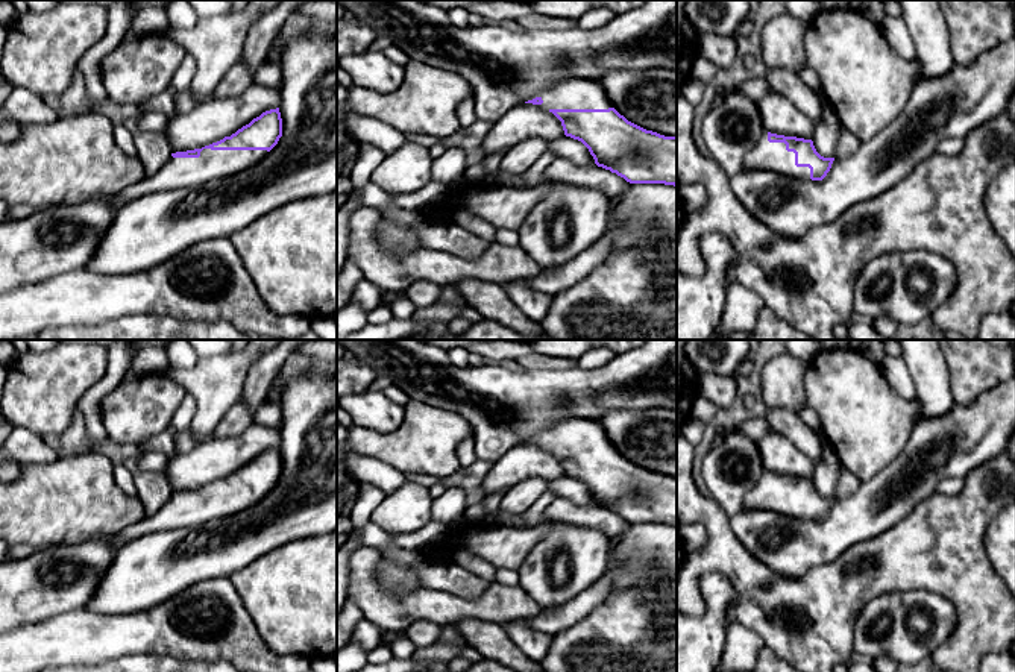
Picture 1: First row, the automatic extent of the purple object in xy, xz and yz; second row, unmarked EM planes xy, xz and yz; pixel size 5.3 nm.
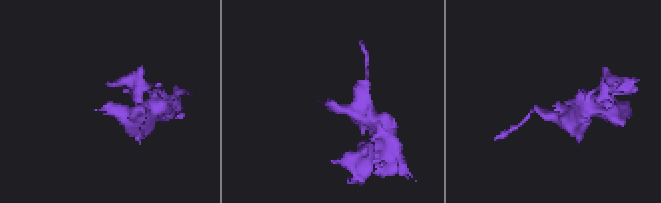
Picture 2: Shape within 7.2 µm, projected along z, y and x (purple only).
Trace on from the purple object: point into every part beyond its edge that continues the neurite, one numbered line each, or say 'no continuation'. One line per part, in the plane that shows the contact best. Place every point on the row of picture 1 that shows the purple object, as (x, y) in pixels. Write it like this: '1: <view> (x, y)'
1: xy (211, 164)

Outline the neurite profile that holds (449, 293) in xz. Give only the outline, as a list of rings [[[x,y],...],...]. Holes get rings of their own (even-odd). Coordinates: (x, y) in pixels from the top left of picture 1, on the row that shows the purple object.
[[[454,284],[442,287],[440,297],[437,302],[446,302],[451,305],[466,305],[464,297],[461,296],[460,290]]]

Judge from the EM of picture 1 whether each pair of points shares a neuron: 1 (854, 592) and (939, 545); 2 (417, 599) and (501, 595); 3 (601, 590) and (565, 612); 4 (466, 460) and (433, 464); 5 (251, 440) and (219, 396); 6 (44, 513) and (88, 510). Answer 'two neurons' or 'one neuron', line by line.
1: one neuron
2: one neuron
3: one neuron
4: two neurons
5: two neurons
6: one neuron

